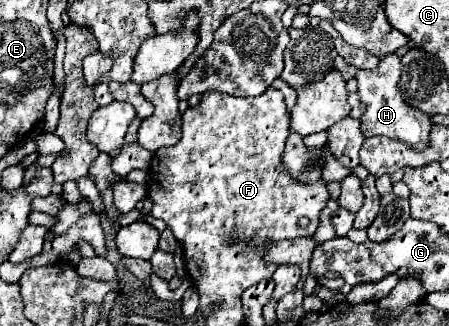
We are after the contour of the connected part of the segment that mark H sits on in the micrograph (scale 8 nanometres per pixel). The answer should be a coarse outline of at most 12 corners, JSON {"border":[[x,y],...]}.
{"border":[[396,54],[358,70],[360,130],[428,148],[432,122],[398,90]]}

